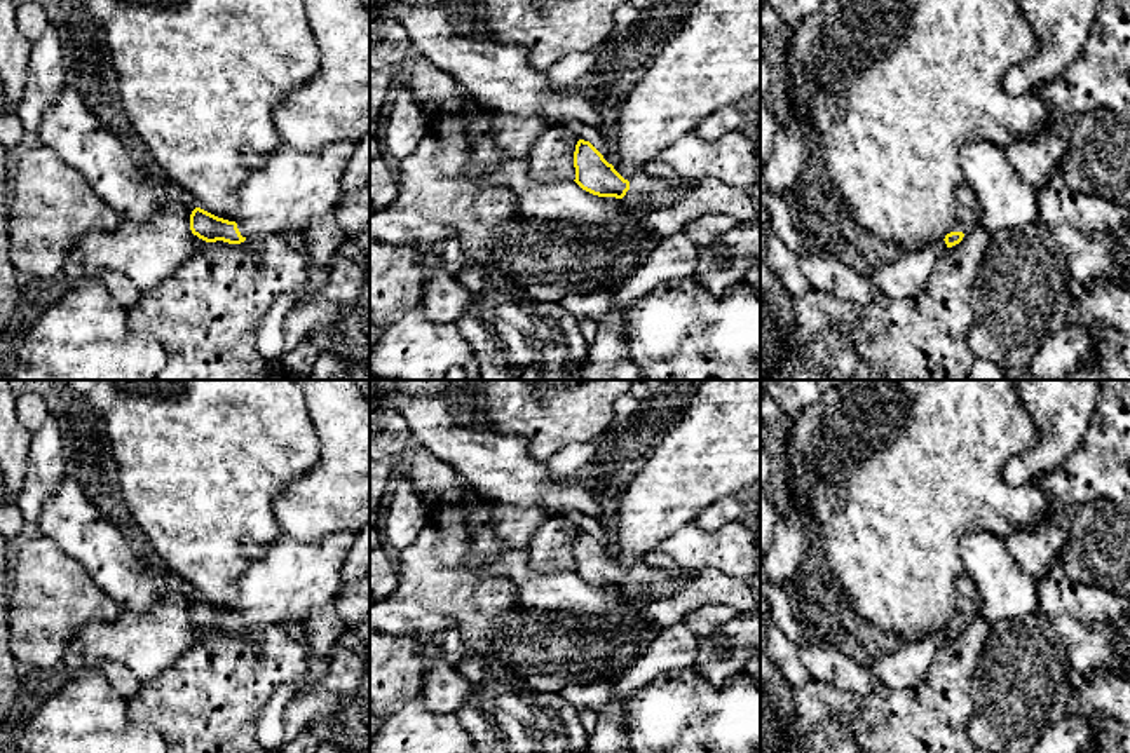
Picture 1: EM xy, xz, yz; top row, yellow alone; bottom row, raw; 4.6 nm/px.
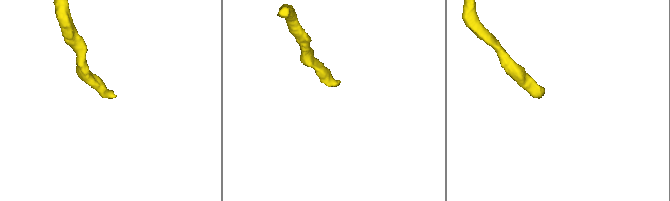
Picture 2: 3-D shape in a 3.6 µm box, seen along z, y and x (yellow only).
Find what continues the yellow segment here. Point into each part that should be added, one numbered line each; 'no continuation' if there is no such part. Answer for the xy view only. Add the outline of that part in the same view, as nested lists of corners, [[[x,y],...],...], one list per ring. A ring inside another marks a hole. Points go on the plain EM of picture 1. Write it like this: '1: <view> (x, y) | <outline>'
1: xy (292, 579) | [[[344,532],[316,544],[282,535],[237,580],[234,612],[241,626],[303,622],[316,607],[333,601],[356,535]]]

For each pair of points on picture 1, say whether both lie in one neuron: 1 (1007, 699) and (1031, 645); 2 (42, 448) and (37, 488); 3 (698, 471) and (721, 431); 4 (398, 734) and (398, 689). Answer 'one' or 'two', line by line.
1: one
2: one
3: one
4: two

